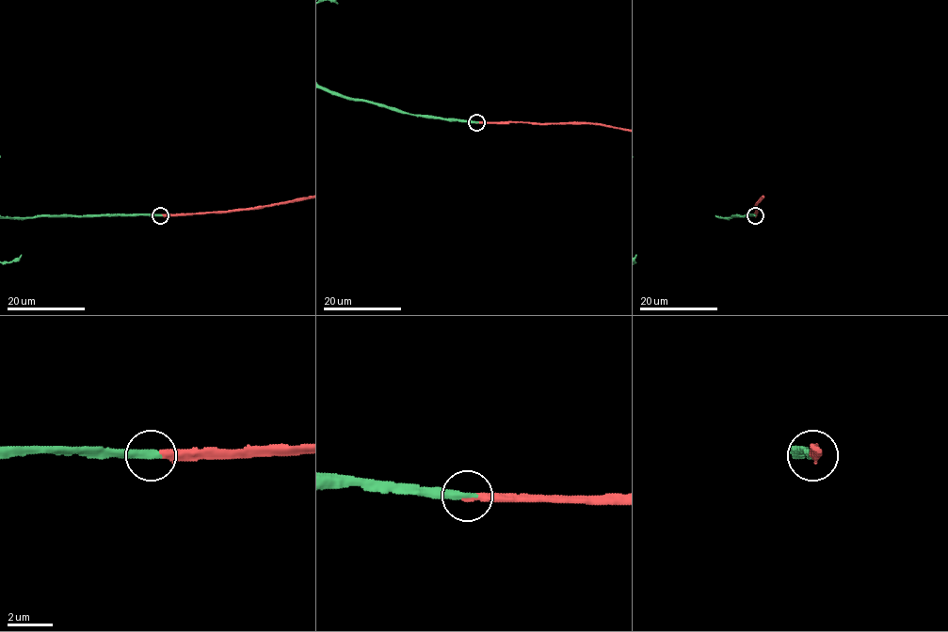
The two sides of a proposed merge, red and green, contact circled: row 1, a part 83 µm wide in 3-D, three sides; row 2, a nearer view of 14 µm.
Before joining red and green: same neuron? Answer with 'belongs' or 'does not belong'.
belongs

